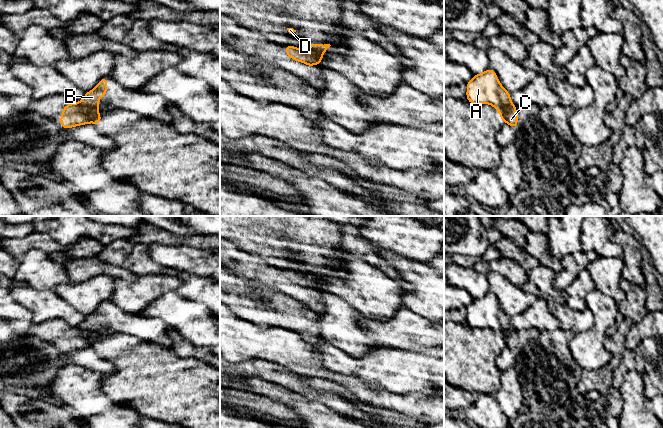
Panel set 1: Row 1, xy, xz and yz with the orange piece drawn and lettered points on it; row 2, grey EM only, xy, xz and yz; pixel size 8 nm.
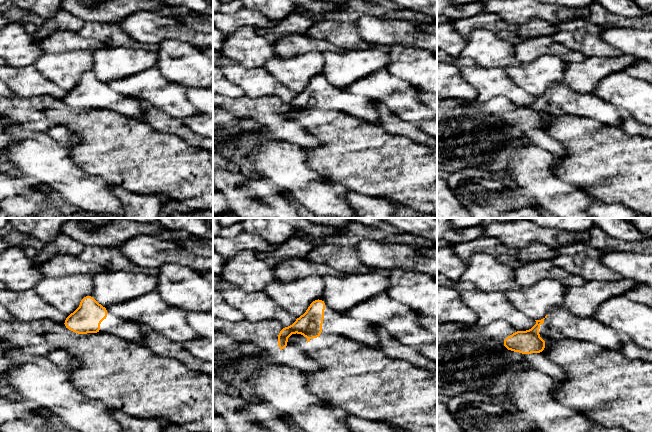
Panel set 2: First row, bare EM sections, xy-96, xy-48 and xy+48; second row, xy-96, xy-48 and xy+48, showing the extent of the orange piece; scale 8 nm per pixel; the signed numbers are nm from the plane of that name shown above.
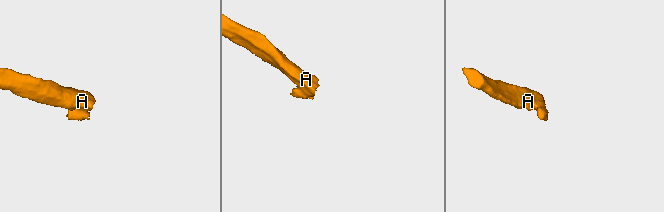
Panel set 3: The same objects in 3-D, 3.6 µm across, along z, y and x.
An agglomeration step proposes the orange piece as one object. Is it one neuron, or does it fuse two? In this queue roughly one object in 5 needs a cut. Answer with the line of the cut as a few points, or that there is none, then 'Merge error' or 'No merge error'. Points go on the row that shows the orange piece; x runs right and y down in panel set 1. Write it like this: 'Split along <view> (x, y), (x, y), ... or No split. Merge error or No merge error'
Split along xy (78, 102), (92, 108), (97, 113). Merge error

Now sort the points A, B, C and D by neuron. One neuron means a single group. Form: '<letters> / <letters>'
A B D / C

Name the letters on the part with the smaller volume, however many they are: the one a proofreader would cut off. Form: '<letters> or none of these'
C

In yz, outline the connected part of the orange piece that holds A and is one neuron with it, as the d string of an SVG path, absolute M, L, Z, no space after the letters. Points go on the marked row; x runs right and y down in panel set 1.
M490 68L481 74L474 75L466 86L466 100L472 104L490 104L499 113L514 106L510 93L499 82L496 72Z

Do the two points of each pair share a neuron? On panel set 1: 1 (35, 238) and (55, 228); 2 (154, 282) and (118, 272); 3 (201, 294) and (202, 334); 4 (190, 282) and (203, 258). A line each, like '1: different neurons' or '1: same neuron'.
1: different neurons
2: different neurons
3: different neurons
4: different neurons

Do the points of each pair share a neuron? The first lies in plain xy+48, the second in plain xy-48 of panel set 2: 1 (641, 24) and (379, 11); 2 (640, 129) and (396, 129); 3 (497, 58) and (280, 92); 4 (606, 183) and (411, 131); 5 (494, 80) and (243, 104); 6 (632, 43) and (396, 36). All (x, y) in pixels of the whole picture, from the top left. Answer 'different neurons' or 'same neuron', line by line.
1: same neuron
2: same neuron
3: different neurons
4: different neurons
5: different neurons
6: same neuron

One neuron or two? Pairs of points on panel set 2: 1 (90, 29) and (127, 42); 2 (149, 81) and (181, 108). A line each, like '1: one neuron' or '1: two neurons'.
1: one neuron
2: one neuron

